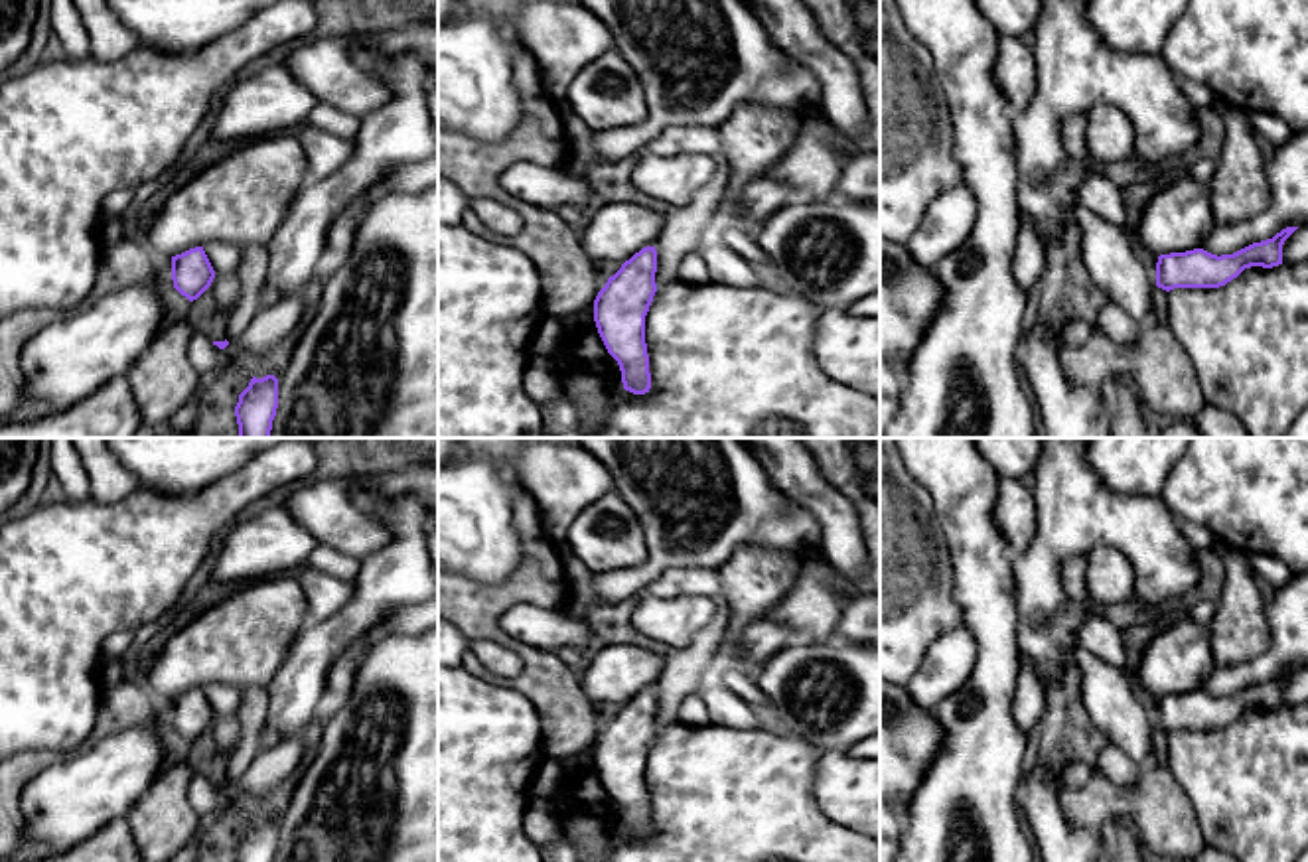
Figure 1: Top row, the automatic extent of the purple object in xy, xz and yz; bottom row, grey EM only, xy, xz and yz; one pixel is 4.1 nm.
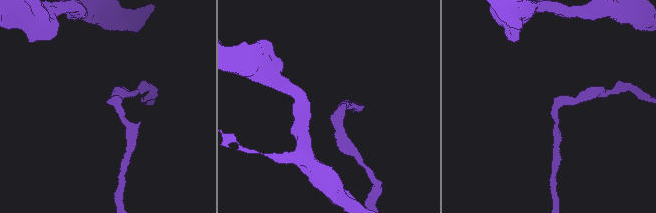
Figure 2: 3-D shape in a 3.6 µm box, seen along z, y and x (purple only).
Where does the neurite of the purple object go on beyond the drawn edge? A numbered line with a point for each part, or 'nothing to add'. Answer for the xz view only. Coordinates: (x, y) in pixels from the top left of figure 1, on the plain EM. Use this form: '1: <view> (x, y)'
nothing to add

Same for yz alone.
nothing to add

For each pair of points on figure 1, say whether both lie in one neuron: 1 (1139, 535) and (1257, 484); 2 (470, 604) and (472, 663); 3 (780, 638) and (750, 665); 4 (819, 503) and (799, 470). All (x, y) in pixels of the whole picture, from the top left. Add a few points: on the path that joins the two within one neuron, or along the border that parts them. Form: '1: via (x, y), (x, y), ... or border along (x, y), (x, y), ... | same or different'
1: border along (1161, 496), (1176, 517) | different
2: via (500, 636), (527, 657), (527, 671), (504, 681) | same
3: via (772, 642), (756, 657) | same
4: via (817, 496), (799, 478) | same

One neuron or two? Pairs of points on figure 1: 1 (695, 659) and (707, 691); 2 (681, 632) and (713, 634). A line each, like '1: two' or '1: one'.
1: two
2: two

